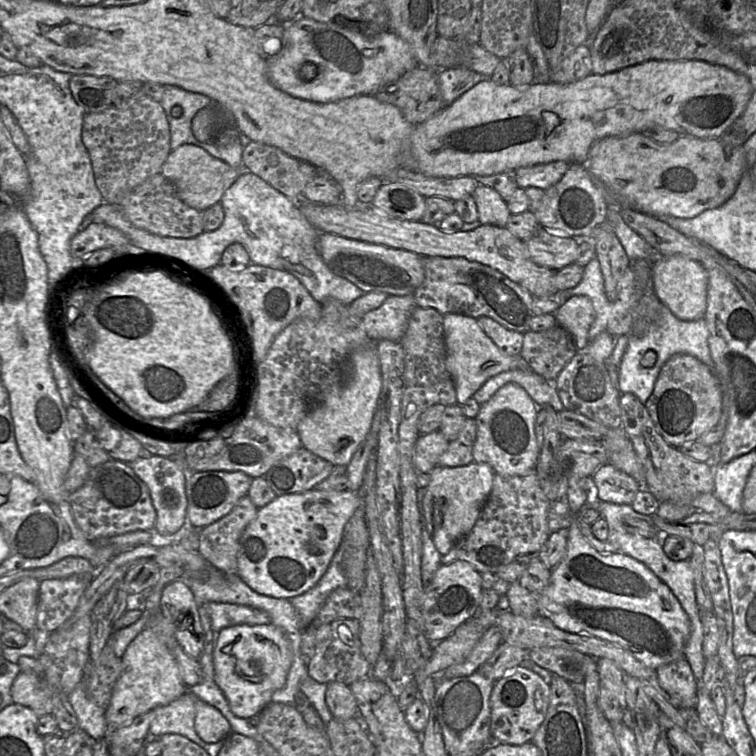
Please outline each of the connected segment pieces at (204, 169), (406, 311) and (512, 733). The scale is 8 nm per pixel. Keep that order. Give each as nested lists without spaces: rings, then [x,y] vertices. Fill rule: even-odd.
[[[183,144],[172,150],[161,168],[161,174],[174,185],[180,199],[199,211],[220,203],[228,188],[246,171],[243,164],[240,168],[232,167],[193,144]]]
[[[389,295],[380,307],[364,315],[361,327],[371,341],[400,341],[415,307],[417,305],[412,295]]]
[[[521,665],[496,681],[490,696],[491,734],[495,742],[509,745],[531,742],[545,719],[550,700],[550,685]]]

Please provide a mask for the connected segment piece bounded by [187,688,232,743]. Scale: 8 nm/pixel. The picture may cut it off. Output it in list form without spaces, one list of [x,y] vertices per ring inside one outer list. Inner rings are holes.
[[[188,688],[196,708],[195,730],[206,743],[217,743],[232,733],[227,719],[212,705],[202,701]]]

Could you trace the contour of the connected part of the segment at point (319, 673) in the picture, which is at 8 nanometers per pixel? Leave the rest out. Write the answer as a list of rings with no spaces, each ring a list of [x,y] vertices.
[[[337,619],[320,626],[316,631],[316,647],[308,663],[308,675],[319,683],[341,682],[347,686],[370,676],[371,665],[361,652],[359,622],[356,619]]]

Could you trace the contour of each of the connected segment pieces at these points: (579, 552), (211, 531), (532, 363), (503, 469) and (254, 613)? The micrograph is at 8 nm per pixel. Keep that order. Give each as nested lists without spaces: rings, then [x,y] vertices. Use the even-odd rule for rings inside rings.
[[[580,516],[574,517],[568,528],[566,554],[551,571],[549,584],[537,595],[538,614],[549,618],[555,626],[566,632],[586,634],[615,643],[654,670],[684,657],[691,624],[670,588],[644,563],[621,552],[602,554],[595,550],[581,532],[581,520]]]
[[[245,495],[233,509],[200,531],[198,552],[224,575],[238,574],[240,538],[258,508]]]
[[[555,325],[545,331],[524,333],[520,356],[535,373],[548,381],[555,381],[576,353],[572,335]]]
[[[513,382],[503,385],[481,405],[475,418],[474,462],[488,464],[495,473],[507,476],[525,476],[536,472],[540,454],[535,435],[537,412],[537,405],[524,388]]]
[[[208,602],[206,607],[211,617],[211,626],[215,635],[223,628],[230,626],[271,623],[271,619],[266,612],[245,605]]]

